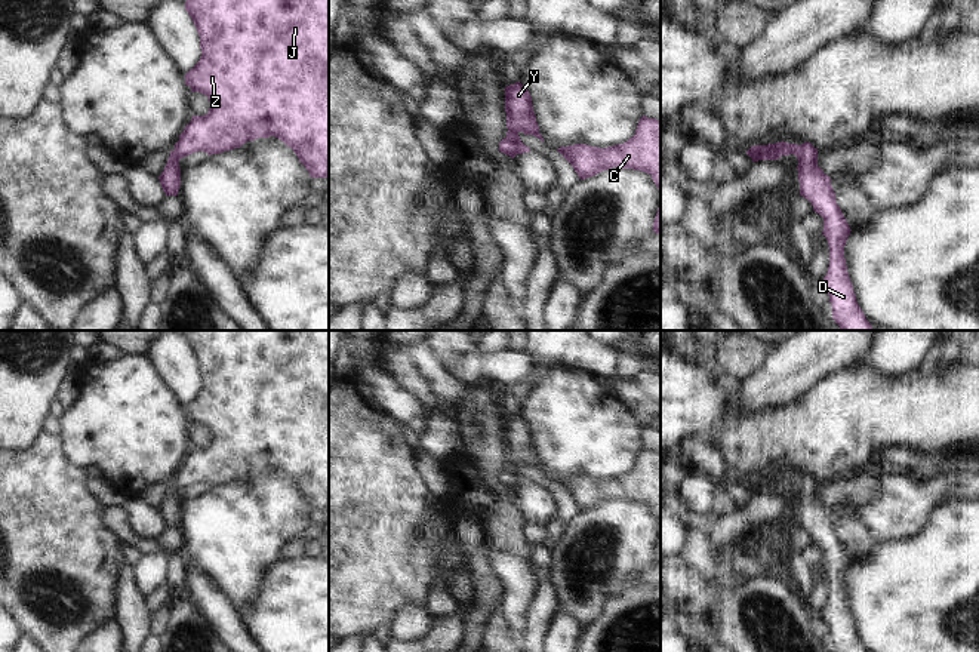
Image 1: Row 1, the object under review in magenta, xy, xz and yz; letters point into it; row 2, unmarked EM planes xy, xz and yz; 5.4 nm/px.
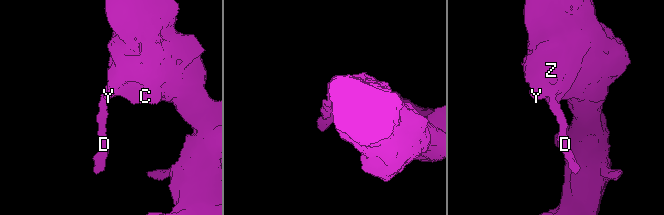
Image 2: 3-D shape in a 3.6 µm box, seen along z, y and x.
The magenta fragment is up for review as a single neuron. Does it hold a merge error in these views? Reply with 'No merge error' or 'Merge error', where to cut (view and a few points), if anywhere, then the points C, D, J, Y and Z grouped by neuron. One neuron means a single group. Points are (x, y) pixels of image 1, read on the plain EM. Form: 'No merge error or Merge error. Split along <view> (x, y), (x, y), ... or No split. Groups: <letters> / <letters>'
No merge error. No split. Groups: C D J Y Z

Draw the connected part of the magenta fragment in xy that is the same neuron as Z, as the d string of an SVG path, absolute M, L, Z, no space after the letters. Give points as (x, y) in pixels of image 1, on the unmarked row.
M188 330L185 342L200 367L200 393L185 406L191 424L209 430L206 448L193 448L158 508L166 528L178 528L179 492L197 483L209 488L247 473L275 468L290 479L311 510L329 511L329 330Z

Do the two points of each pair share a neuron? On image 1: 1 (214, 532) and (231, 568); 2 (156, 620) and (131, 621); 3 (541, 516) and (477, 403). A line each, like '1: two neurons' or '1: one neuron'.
1: one neuron
2: two neurons
3: two neurons

